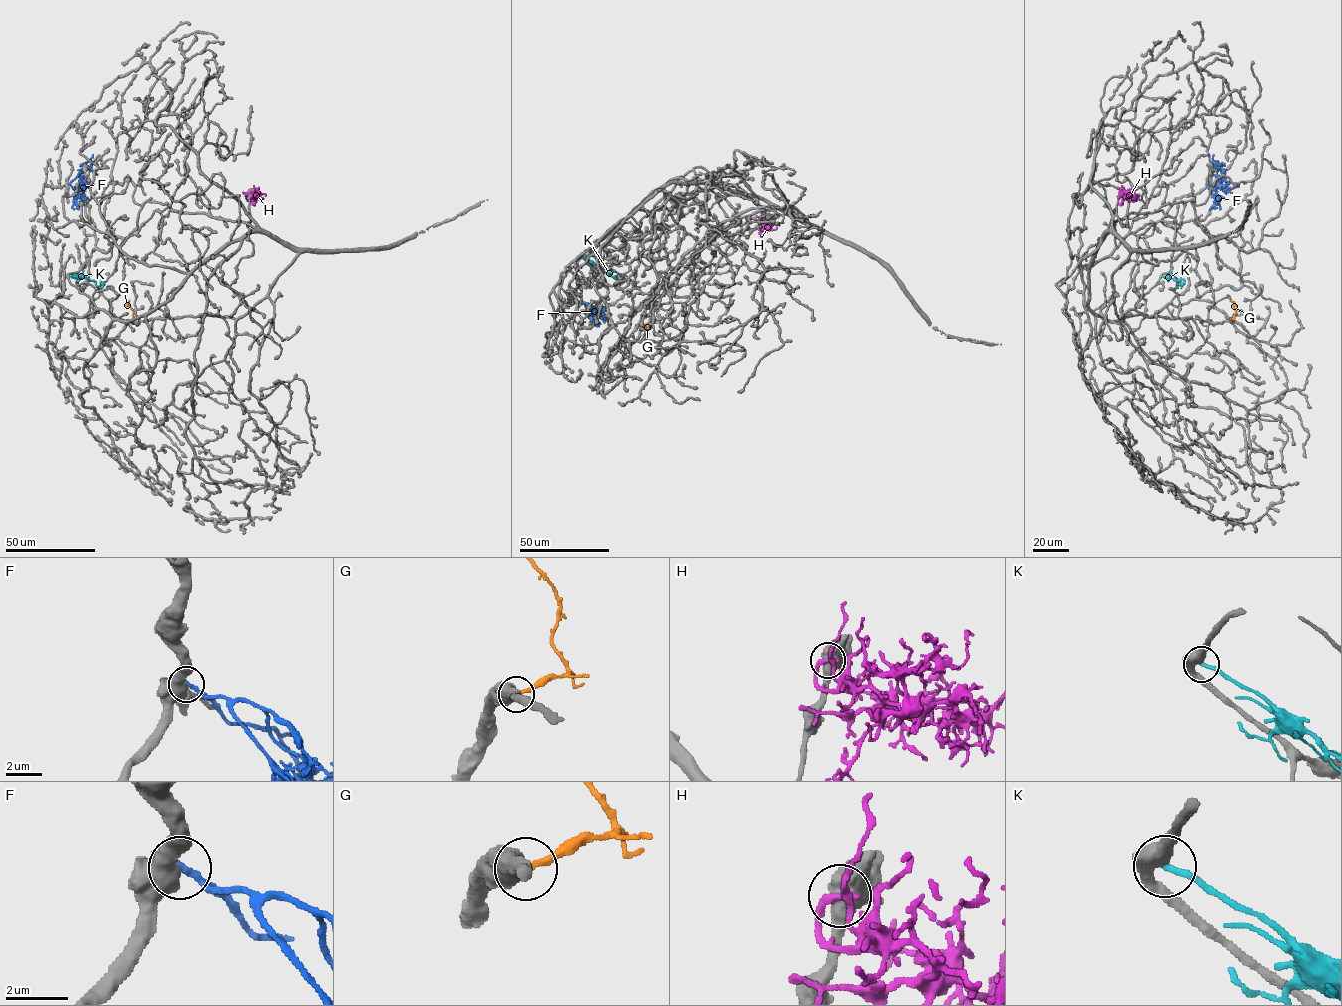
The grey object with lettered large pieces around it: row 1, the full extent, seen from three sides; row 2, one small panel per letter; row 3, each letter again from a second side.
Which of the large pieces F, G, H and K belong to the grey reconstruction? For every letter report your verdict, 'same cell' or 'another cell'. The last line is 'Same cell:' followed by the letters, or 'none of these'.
F: another cell
G: another cell
H: another cell
K: another cell
Same cell: none of these

